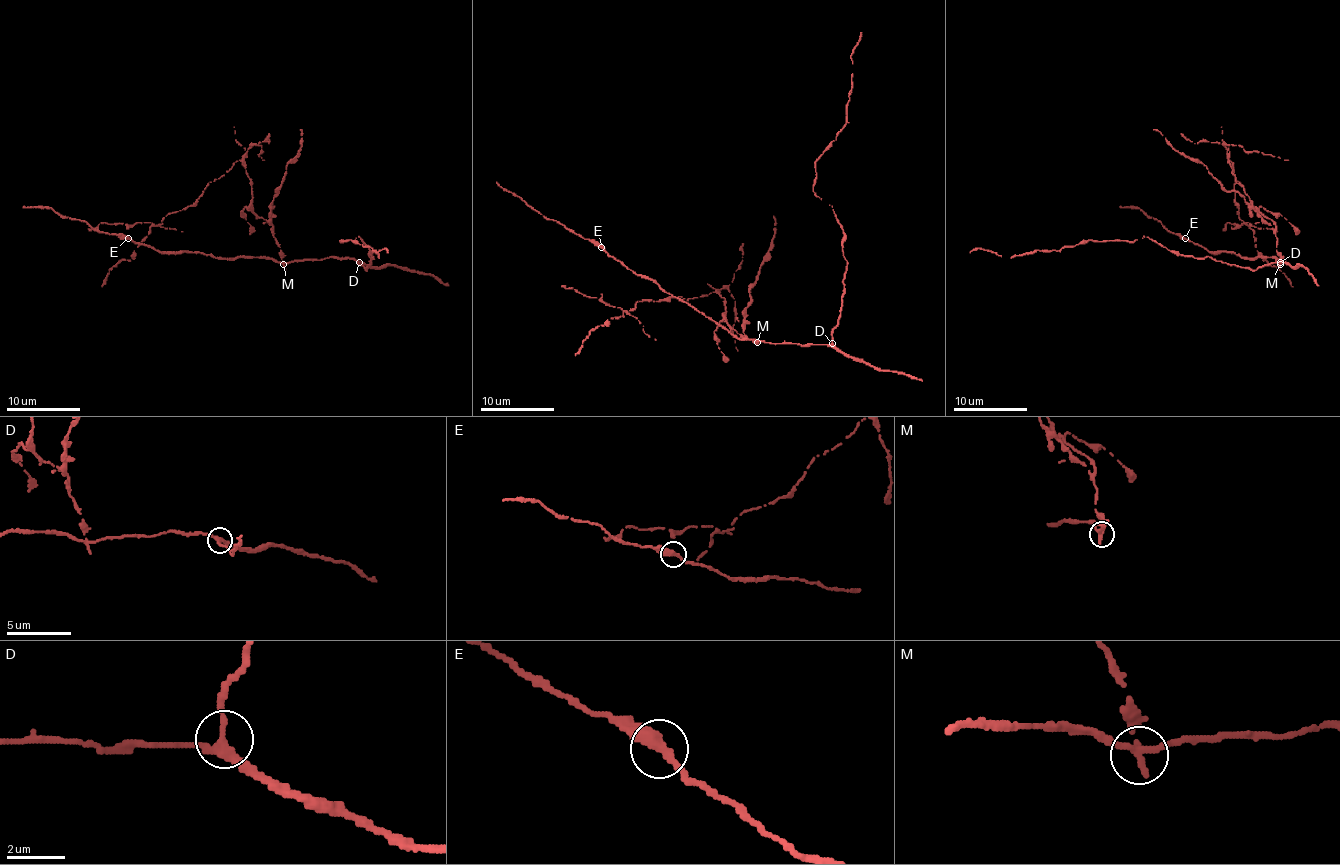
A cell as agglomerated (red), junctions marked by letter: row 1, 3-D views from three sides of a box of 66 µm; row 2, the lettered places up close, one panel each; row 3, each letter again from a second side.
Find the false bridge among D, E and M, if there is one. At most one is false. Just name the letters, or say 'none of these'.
M

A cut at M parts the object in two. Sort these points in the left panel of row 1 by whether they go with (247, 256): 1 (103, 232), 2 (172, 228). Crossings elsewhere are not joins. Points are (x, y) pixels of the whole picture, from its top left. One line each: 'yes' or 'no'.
1: yes
2: no

